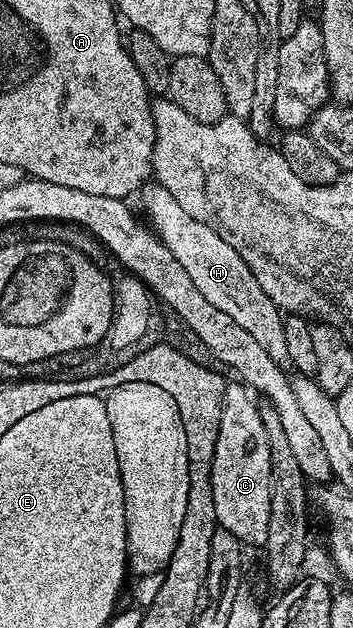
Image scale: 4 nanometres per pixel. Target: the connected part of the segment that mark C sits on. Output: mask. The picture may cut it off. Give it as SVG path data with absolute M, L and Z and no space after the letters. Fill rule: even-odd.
M242 382L228 383L223 395L221 430L217 430L217 446L213 454L211 481L213 482L213 507L217 510L219 527L229 530L229 534L233 534L233 538L237 538L244 546L266 545L269 534L269 498L271 497L269 438L265 438L265 426L261 426L261 414L256 397L252 389Z

